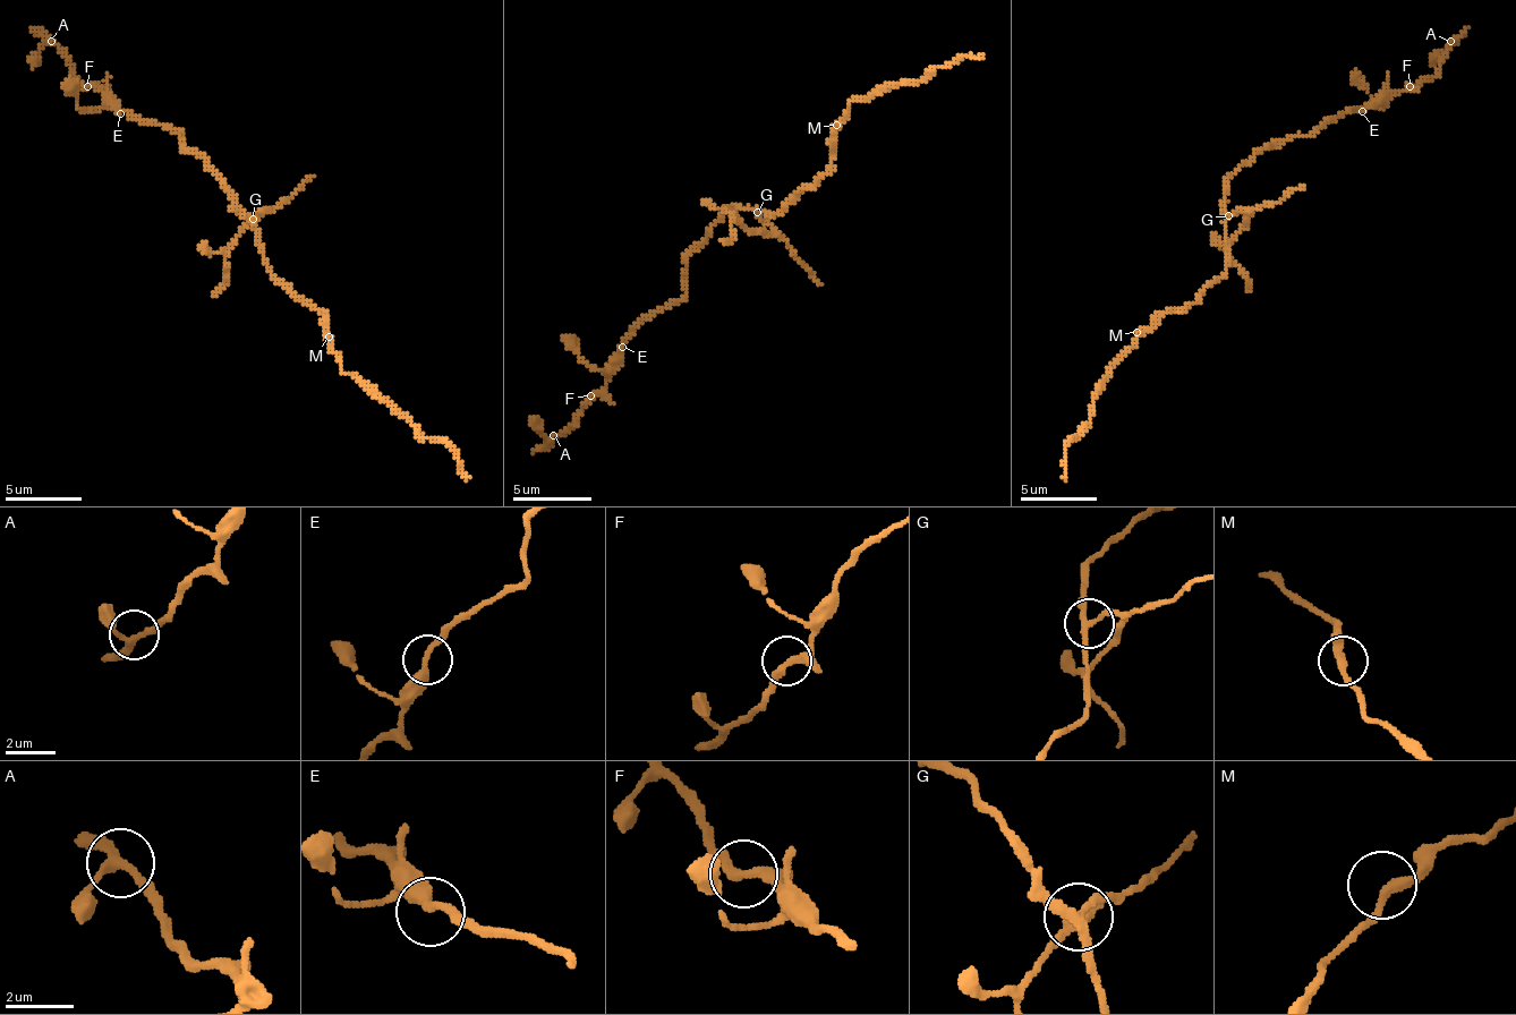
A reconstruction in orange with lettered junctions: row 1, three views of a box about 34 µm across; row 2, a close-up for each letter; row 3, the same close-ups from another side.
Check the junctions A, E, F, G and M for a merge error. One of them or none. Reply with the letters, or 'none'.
G

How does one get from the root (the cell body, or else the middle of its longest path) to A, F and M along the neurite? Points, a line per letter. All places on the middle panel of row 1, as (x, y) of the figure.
A: (744, 209), (732, 206), (712, 224), (687, 258), (687, 293), (635, 331), (606, 387), (553, 435)
F: (744, 209), (732, 206), (712, 224), (687, 258), (687, 293), (635, 331), (622, 346), (619, 369), (590, 395)
M: (744, 209), (778, 214), (827, 170), (831, 162), (832, 128), (836, 125)

